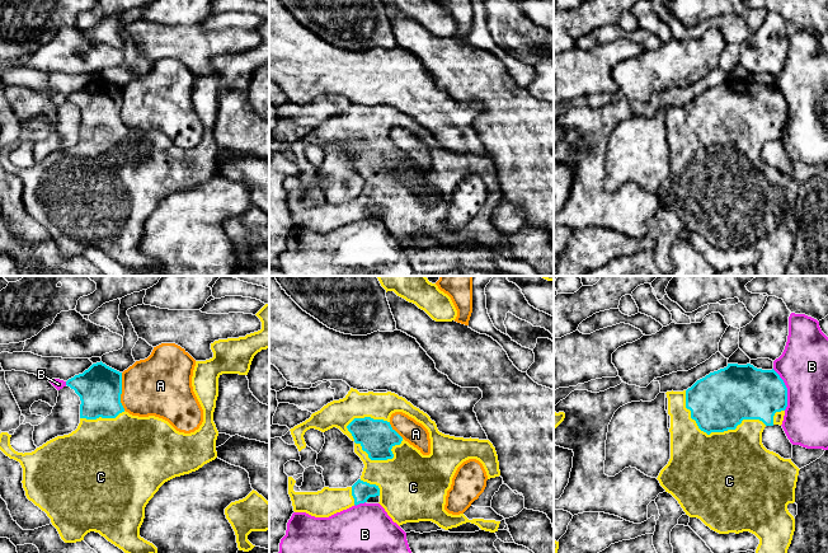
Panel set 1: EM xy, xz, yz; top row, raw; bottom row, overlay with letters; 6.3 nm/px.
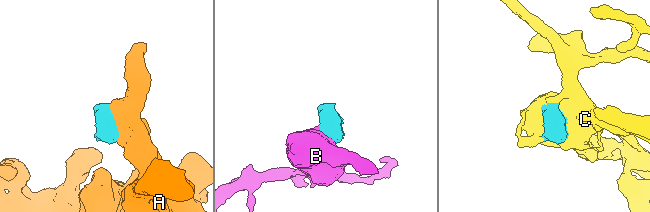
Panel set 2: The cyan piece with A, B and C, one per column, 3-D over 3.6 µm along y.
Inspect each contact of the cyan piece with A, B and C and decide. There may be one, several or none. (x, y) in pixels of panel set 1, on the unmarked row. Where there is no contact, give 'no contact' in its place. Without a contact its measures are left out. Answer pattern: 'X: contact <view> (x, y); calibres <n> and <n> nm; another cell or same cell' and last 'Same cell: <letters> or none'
A: contact xy (121, 107); calibres 280 and 380 nm; another cell
B: contact yz (786, 104); calibres 340 and 320 nm; another cell
C: contact xz (375, 174); calibres 220 and 360 nm; same cell
Same cell: C

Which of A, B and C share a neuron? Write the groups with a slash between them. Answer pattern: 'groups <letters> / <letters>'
groups A / B / C

